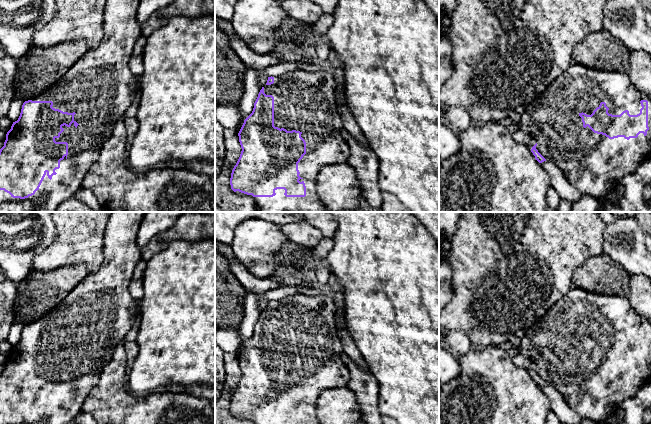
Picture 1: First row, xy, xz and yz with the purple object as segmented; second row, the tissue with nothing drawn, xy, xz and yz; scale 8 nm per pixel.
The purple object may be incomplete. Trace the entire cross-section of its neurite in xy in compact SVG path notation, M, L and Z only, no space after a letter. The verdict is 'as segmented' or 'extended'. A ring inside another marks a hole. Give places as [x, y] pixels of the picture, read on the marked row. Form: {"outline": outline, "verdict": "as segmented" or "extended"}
{"outline": "M107 0L103 14L103 38L99 45L77 60L67 73L45 92L23 103L20 116L17 121L13 122L11 129L6 134L4 146L0 149L0 203L31 201L37 204L36 212L56 212L60 204L74 196L75 192L82 187L88 169L98 160L100 151L112 135L116 122L124 116L139 91L138 78L129 68L129 60L135 42L142 35L141 24L136 18L139 3L140 0Z", "verdict": "extended"}

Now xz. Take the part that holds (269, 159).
{"outline": "M301 68L279 77L268 77L252 113L244 120L238 133L242 151L230 178L230 187L236 194L254 198L257 212L326 211L316 190L318 173L326 165L346 162L350 154L349 146L341 135L343 122L335 96L337 82L332 72L312 72Z", "verdict": "extended"}

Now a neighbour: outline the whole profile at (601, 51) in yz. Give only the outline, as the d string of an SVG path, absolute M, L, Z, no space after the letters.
M601 29L575 46L571 64L582 64L595 70L629 73L630 54L631 51L618 39Z

